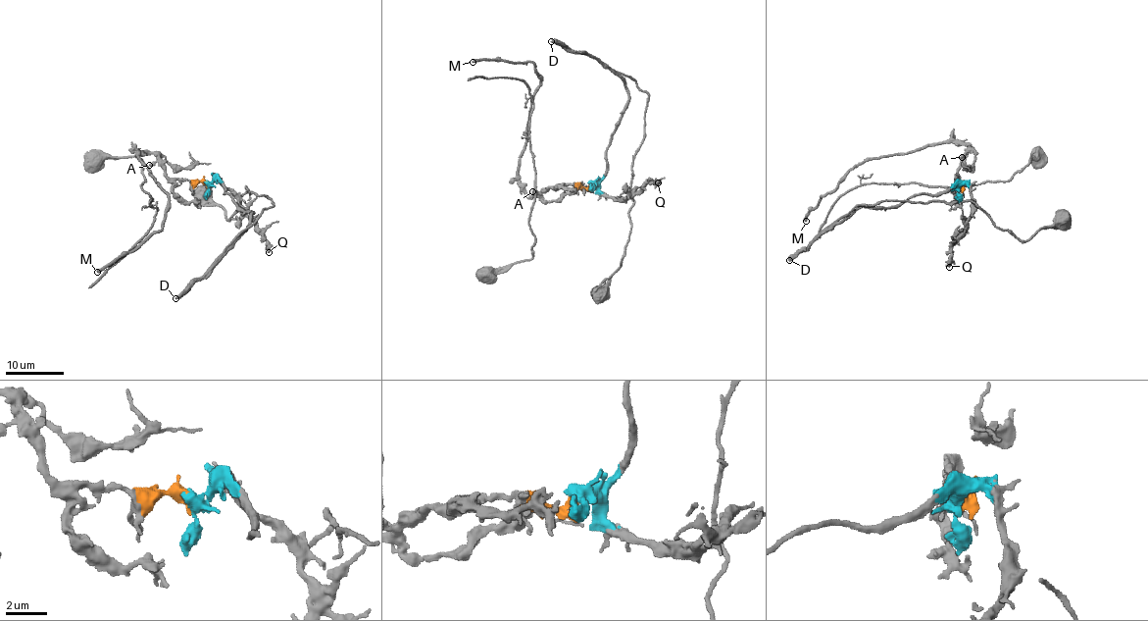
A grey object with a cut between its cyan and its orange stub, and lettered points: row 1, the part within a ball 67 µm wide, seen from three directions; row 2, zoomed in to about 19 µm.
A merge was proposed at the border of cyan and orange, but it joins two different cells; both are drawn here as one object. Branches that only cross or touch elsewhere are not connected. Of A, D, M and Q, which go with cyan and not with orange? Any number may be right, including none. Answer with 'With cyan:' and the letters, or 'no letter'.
With cyan: D, Q

